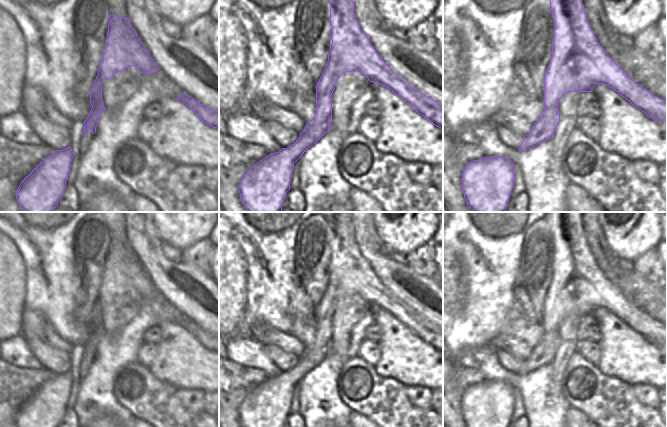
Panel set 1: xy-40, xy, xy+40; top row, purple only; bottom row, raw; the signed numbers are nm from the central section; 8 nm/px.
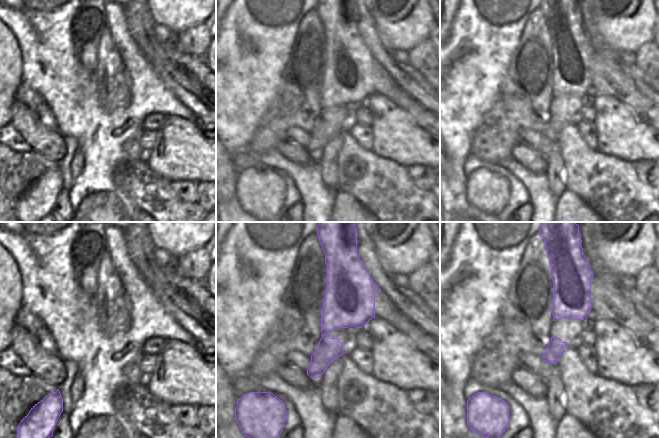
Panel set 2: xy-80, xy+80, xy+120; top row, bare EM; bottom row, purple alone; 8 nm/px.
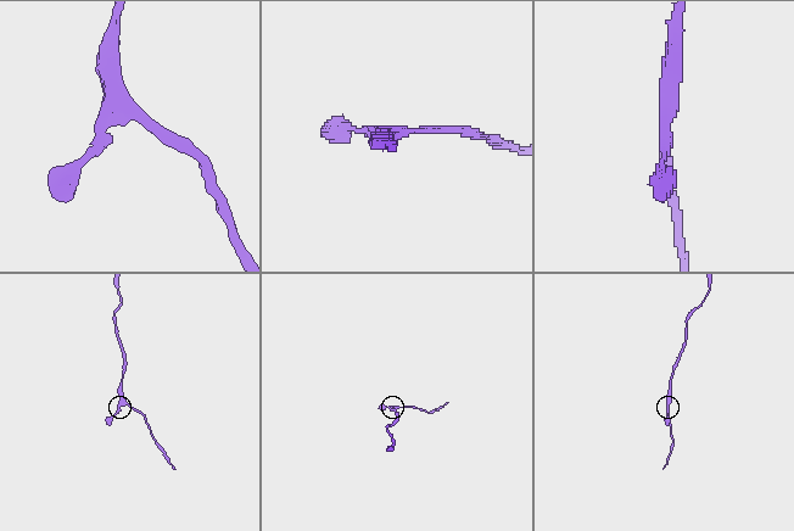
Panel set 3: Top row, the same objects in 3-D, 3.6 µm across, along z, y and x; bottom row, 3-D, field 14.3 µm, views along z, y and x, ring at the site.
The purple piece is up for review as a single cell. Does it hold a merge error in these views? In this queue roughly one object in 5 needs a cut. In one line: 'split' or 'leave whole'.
leave whole

